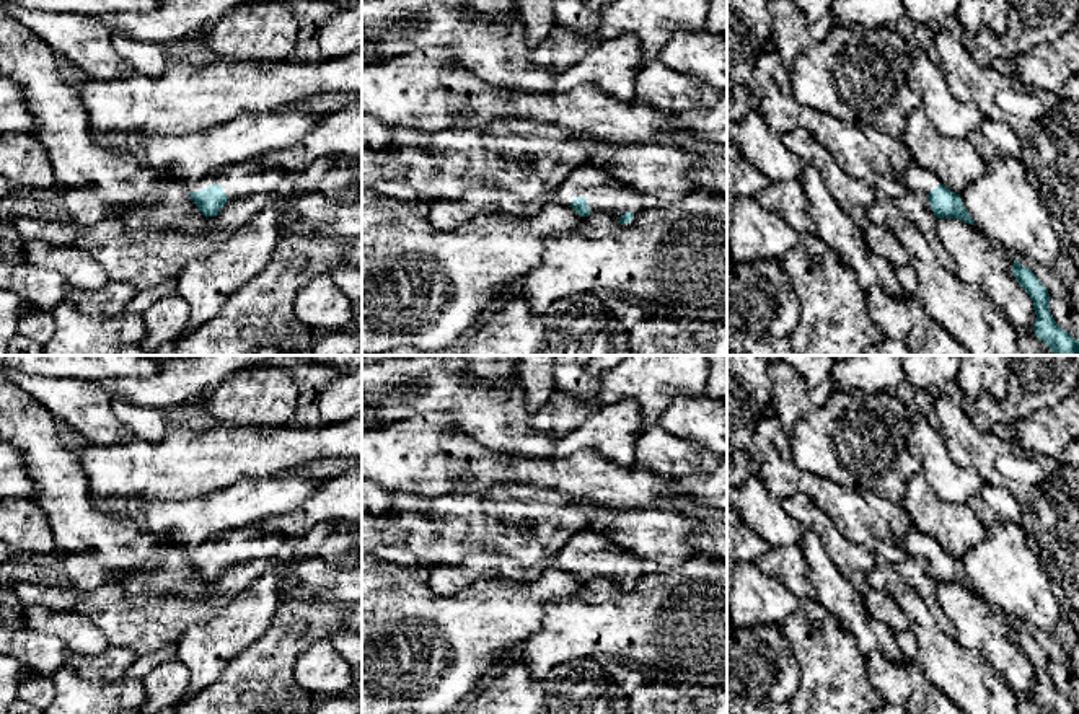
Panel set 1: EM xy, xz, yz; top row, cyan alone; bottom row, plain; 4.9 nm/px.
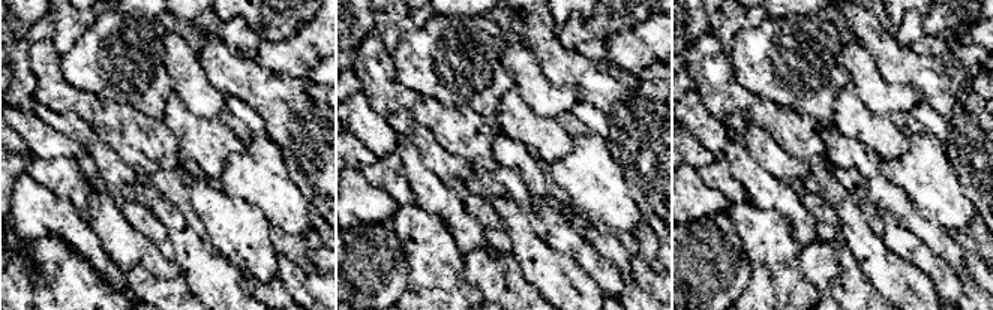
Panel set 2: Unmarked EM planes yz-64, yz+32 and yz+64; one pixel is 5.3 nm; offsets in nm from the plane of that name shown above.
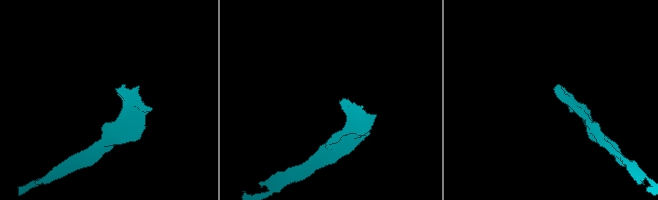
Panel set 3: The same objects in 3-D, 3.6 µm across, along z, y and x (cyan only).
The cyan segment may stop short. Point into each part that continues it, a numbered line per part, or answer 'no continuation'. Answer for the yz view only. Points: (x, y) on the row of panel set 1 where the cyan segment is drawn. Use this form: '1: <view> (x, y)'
1: yz (916, 178)

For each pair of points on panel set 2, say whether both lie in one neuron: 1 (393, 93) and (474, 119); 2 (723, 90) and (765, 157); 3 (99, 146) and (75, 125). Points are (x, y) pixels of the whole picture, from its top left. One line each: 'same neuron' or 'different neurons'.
1: same neuron
2: different neurons
3: same neuron

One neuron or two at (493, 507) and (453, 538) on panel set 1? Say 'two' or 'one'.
one

